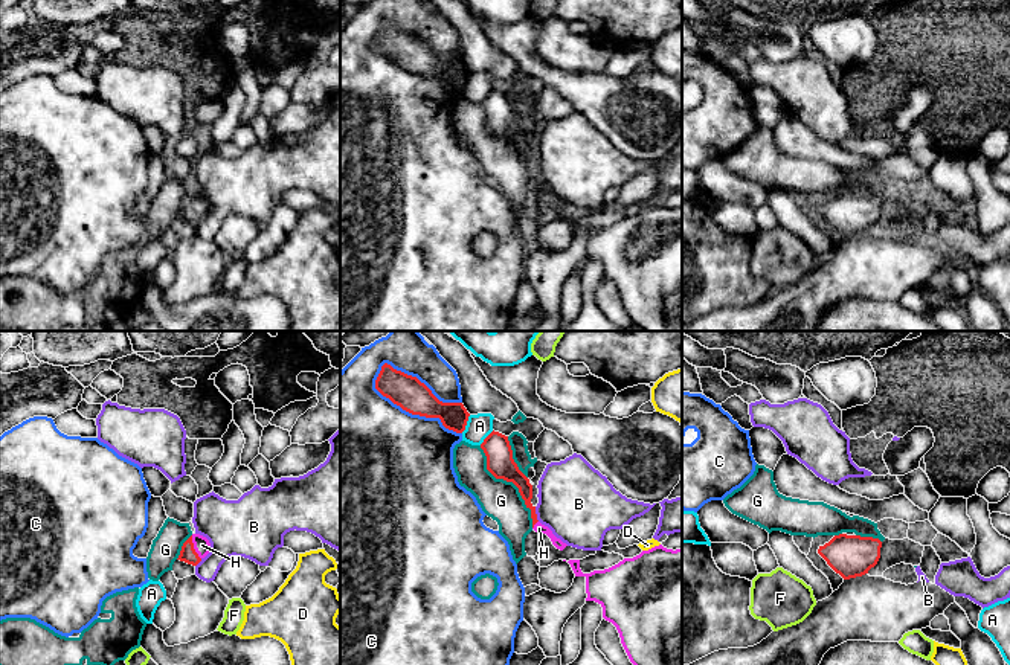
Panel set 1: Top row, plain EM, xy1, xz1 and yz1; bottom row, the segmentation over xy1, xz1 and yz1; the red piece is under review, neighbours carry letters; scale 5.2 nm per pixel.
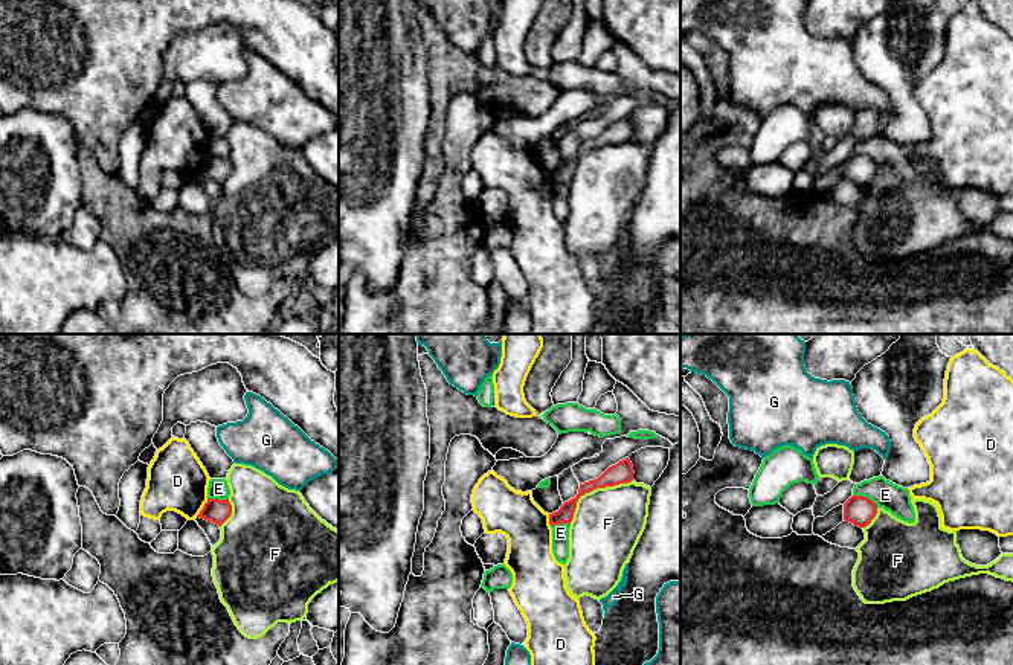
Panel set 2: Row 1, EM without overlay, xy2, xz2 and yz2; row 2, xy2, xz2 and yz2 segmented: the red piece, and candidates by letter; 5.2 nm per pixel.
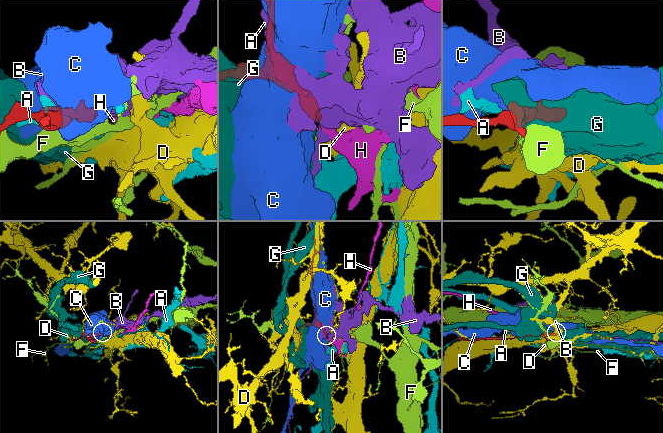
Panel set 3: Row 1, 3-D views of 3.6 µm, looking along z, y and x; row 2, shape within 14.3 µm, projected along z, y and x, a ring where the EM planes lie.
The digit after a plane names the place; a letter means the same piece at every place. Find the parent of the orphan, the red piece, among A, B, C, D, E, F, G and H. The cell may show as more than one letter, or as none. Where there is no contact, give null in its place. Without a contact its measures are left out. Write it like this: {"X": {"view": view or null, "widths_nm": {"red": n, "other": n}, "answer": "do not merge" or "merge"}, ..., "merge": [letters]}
{"A": {"view": "xz1", "widths_nm": {"red": 140, "other": 130}, "answer": "do not merge"}, "B": {"view": "xz1", "widths_nm": {"red": 80, "other": 400}, "answer": "do not merge"}, "C": {"view": "xz1", "widths_nm": {"red": 170, "other": 500}, "answer": "do not merge"}, "D": {"view": "xy2", "widths_nm": {"red": 130, "other": 320}, "answer": "do not merge"}, "E": {"view": "yz2", "widths_nm": {"red": 160, "other": 150}, "answer": "do not merge"}, "F": {"view": "xz2", "widths_nm": {"red": 110, "other": 380}, "answer": "do not merge"}, "G": {"view": "xz1", "widths_nm": {"red": 140, "other": 200}, "answer": "do not merge"}, "H": {"view": "xy1", "widths_nm": {"red": 90, "other": 90}, "answer": "merge"}, "merge": ["H"]}

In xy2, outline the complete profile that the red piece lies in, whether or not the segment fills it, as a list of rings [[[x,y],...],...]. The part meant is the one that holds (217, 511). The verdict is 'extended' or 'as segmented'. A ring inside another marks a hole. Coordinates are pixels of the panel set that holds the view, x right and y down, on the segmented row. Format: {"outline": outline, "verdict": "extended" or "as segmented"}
{"outline": [[[207,499],[207,502],[204,503],[203,509],[197,517],[221,526],[230,517],[230,514],[232,505],[229,499],[226,500]]], "verdict": "as segmented"}

